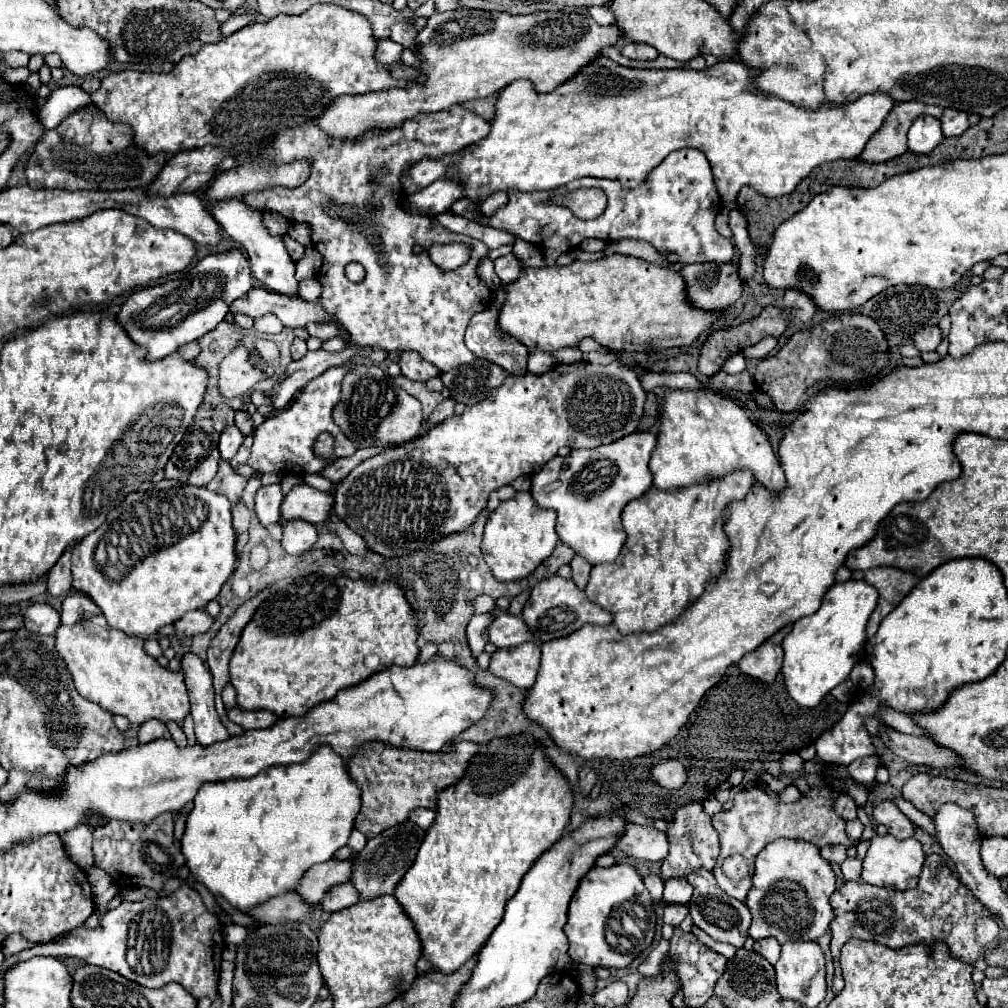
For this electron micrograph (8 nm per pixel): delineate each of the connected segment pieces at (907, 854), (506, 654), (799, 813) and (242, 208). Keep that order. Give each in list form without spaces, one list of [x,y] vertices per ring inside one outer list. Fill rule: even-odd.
[[[892,834],[874,836],[870,840],[870,848],[862,864],[862,880],[880,888],[890,888],[900,892],[910,890],[910,888],[916,888],[922,864],[924,864],[924,852],[922,852],[922,844],[916,838],[898,840]]]
[[[524,642],[516,648],[498,648],[492,658],[488,672],[508,680],[516,688],[528,690],[538,674],[540,666],[540,646],[534,642]]]
[[[750,786],[746,790],[740,790],[734,796],[734,804],[730,810],[724,810],[724,812],[712,816],[714,828],[720,834],[720,846],[722,846],[720,856],[718,856],[718,864],[714,868],[714,876],[716,876],[718,884],[724,888],[724,892],[736,900],[746,898],[746,894],[752,886],[754,860],[756,860],[758,852],[766,844],[774,842],[776,838],[802,838],[802,840],[816,844],[818,848],[830,846],[830,844],[842,844],[848,848],[852,844],[852,840],[846,838],[846,832],[844,832],[846,822],[834,814],[834,810],[828,806],[828,798],[830,798],[830,792],[826,792],[826,794],[824,792],[808,792],[794,804],[776,804],[758,786]],[[732,854],[742,854],[748,860],[748,868],[750,868],[750,874],[738,882],[730,880],[722,872],[722,862]]]
[[[224,200],[222,204],[212,204],[212,208],[208,208],[208,212],[216,218],[218,224],[224,226],[226,234],[232,236],[236,242],[240,242],[248,254],[250,266],[252,266],[252,276],[258,278],[264,286],[268,286],[272,292],[290,296],[290,298],[300,298],[298,296],[298,288],[300,282],[296,280],[294,272],[296,272],[296,264],[294,260],[288,256],[282,236],[270,236],[268,230],[262,224],[262,216],[258,212],[252,212],[242,200]]]

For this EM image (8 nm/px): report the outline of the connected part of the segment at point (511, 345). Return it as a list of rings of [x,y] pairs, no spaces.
[[[488,306],[486,310],[472,316],[466,328],[468,350],[476,358],[498,364],[512,376],[526,374],[528,348],[510,334],[504,334],[496,326],[496,318],[498,318],[496,306]]]

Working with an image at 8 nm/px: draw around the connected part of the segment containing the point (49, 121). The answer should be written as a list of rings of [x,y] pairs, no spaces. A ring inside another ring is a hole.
[[[58,86],[52,90],[50,98],[40,108],[40,122],[44,122],[44,126],[48,130],[56,128],[60,122],[66,120],[68,114],[72,114],[74,110],[80,110],[89,104],[92,104],[92,98],[82,88]]]

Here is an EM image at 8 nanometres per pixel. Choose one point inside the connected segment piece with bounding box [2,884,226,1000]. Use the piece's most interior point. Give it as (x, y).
(175, 939)

